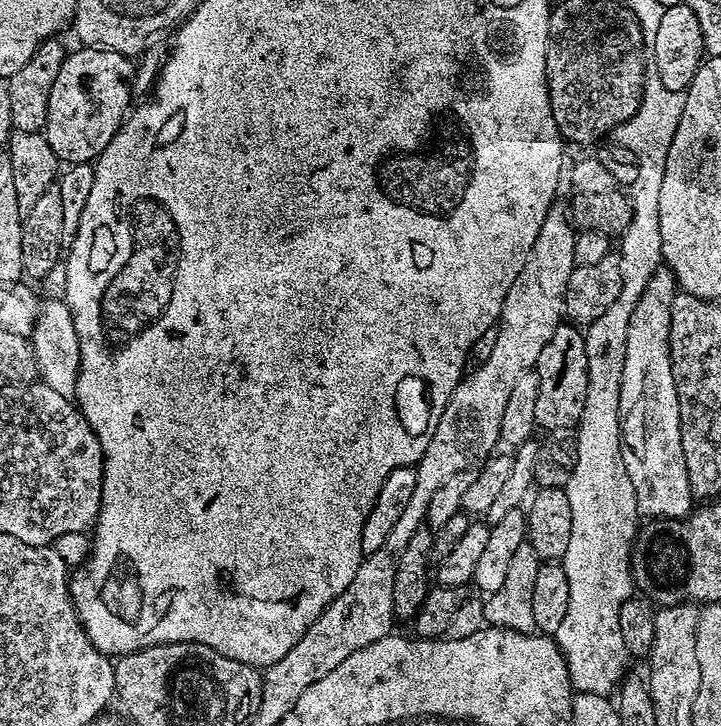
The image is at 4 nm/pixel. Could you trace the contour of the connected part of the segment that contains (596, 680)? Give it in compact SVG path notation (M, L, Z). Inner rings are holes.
M573 598L570 606L566 606L566 618L562 618L562 626L558 626L554 639L564 655L573 689L601 694L602 689L612 683L613 687L625 675L624 660L629 659L629 654L620 640L620 633L610 626L610 608L608 612L606 601Z

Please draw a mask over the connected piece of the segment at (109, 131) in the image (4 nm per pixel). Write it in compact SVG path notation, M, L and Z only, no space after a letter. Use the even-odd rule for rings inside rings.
M77 47L77 52L69 51L62 62L62 70L58 70L58 79L54 81L54 90L50 90L50 106L46 114L44 137L50 142L50 150L54 150L57 161L65 165L86 164L95 161L96 157L110 146L110 138L120 125L124 123L133 103L132 92L128 83L132 80L133 61L109 48Z

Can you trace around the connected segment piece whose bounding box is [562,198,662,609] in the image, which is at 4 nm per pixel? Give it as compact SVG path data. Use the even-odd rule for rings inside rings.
M630 198L632 201L632 217L626 230L620 233L618 255L622 270L622 288L618 298L593 324L587 325L583 333L585 340L586 362L589 363L589 386L586 391L585 409L575 429L576 461L574 474L570 474L570 482L566 489L570 498L570 546L566 546L563 566L566 578L573 586L585 584L586 587L601 588L606 599L612 603L613 609L622 606L628 597L633 595L632 582L632 541L638 531L638 513L634 482L630 482L630 474L626 474L626 466L622 462L620 449L620 419L618 418L618 390L622 386L622 366L626 362L626 330L630 330L630 314L634 314L634 306L638 298L646 290L646 282L652 273L661 267L662 234L658 230L658 198Z

